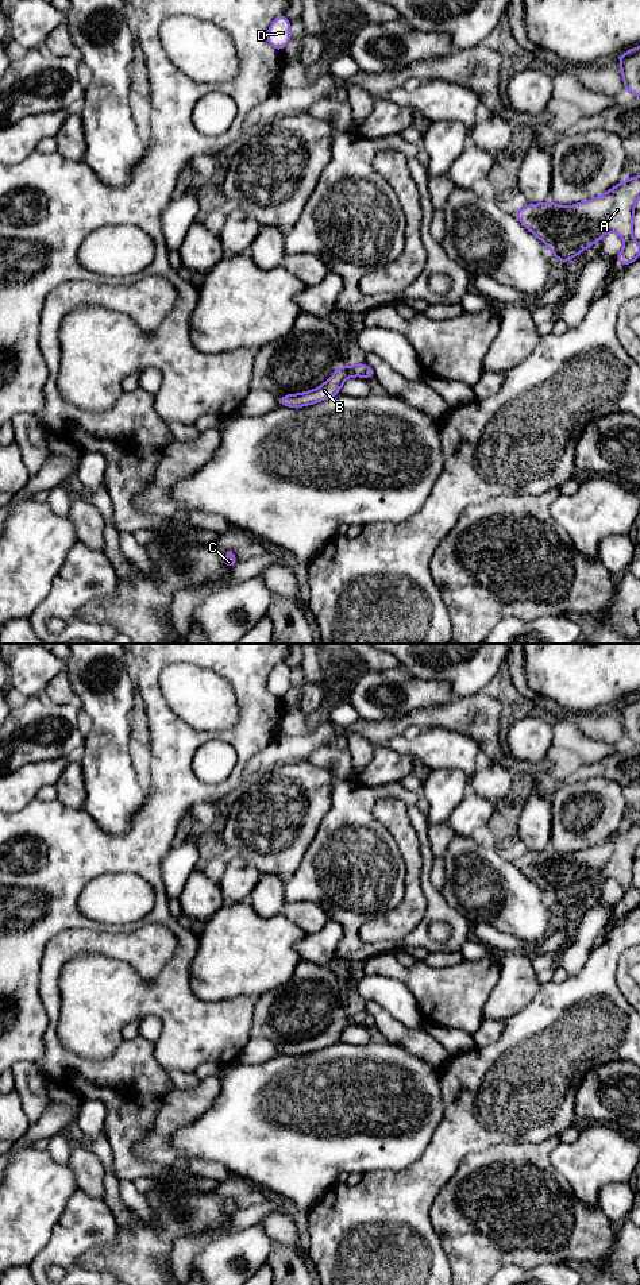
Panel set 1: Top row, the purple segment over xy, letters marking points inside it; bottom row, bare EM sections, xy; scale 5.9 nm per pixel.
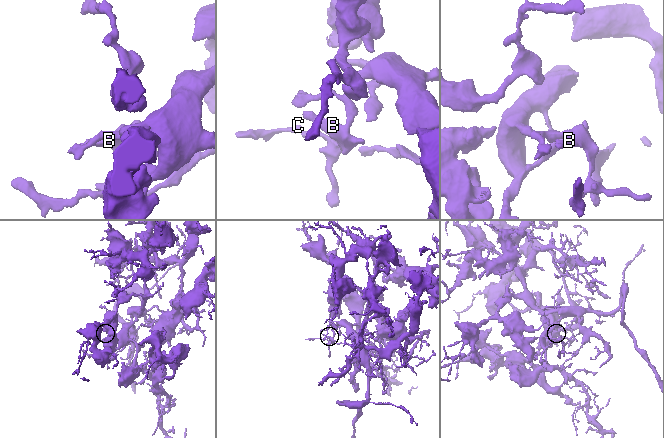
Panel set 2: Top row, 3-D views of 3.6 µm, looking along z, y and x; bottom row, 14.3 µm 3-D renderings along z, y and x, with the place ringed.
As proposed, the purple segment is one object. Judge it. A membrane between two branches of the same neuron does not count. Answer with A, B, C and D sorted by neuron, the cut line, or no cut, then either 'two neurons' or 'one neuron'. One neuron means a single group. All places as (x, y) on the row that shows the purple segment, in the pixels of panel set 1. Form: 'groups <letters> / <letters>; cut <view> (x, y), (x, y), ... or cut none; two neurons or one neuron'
groups A B C D; cut none; one neuron

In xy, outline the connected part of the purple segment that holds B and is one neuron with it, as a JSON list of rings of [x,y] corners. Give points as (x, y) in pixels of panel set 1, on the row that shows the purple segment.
[[[356,363],[352,367],[340,366],[335,373],[317,389],[300,394],[288,394],[278,397],[279,406],[302,408],[321,402],[340,394],[343,382],[351,377],[365,377],[374,381],[374,371],[366,363]]]

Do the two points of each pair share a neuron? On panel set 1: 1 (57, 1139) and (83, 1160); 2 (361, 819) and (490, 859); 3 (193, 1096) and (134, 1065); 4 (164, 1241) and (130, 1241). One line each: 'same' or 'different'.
1: different
2: different
3: different
4: same

